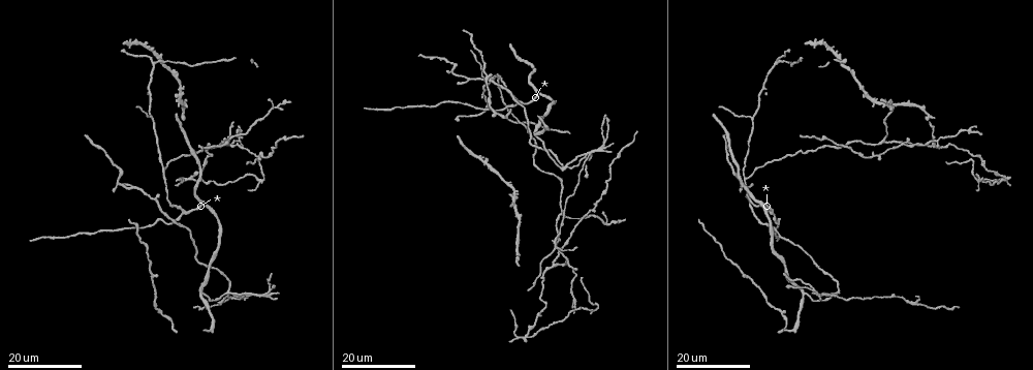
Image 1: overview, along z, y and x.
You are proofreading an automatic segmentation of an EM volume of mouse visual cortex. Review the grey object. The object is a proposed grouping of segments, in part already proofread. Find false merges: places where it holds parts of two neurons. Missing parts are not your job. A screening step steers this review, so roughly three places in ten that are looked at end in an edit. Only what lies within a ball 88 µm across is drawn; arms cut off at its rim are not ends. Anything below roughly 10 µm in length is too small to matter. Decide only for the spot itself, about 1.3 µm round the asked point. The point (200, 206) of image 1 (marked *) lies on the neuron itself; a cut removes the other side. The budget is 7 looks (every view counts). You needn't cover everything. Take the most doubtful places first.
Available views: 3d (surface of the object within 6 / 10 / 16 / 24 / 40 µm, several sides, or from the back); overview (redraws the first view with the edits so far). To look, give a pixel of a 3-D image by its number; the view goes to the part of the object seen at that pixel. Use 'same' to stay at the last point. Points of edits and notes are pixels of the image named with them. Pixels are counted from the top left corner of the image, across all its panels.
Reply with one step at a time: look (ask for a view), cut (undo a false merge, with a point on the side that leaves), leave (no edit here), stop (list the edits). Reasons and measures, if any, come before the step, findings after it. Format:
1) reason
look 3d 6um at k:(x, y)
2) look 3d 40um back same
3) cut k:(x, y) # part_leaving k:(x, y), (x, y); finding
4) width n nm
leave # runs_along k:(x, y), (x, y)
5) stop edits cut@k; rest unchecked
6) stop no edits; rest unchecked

looks like a crossing
look 3d 16um at 1:(917, 144)

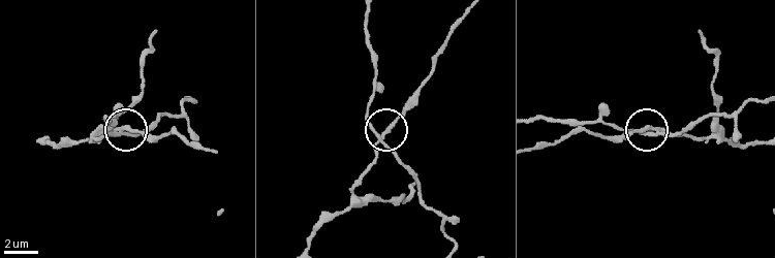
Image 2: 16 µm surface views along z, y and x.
look 3d 10um at 2:(122, 128)

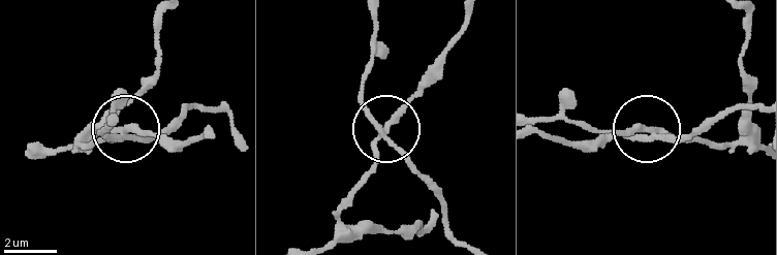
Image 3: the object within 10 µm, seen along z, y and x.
arms 4
cut 3:(148, 131) # part_leaving 3:(120, 132), (91, 146), (53, 146); a second neuron is stuck on

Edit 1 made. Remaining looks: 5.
a fork
look 3d 24um at 1:(163, 177)

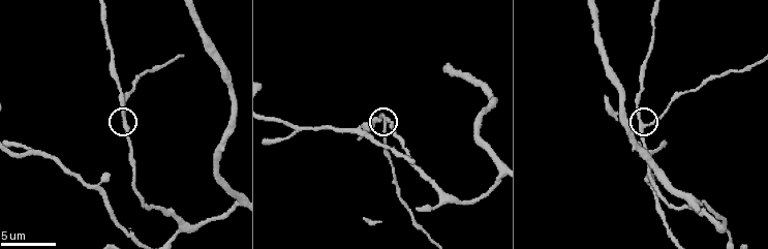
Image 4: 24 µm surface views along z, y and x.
closer look
look 3d 6um at 4:(127, 125)

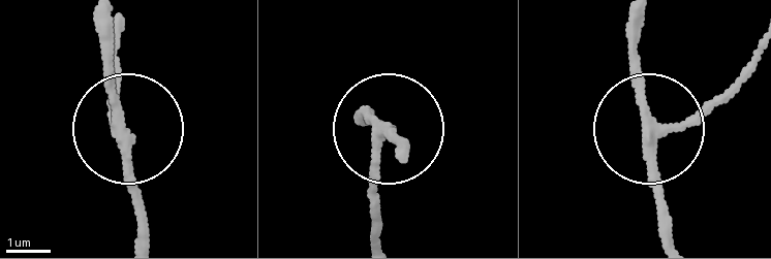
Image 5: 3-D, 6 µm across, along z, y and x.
arms 3
leave # all the same neuron

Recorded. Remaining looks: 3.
small branch off a trunk
look 3d 16um at 4:(182, 226)

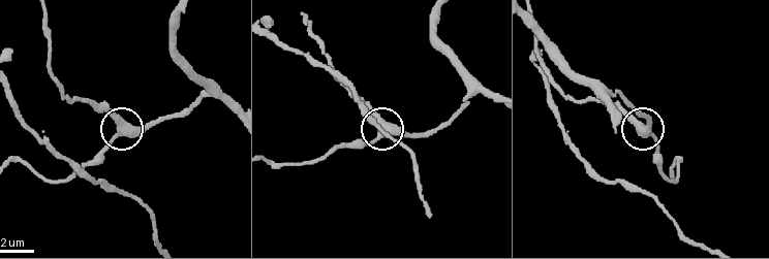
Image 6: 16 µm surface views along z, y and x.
width 380 nm
leave # all the same neuron

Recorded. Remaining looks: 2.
stop edits cut@3; rest unchecked

